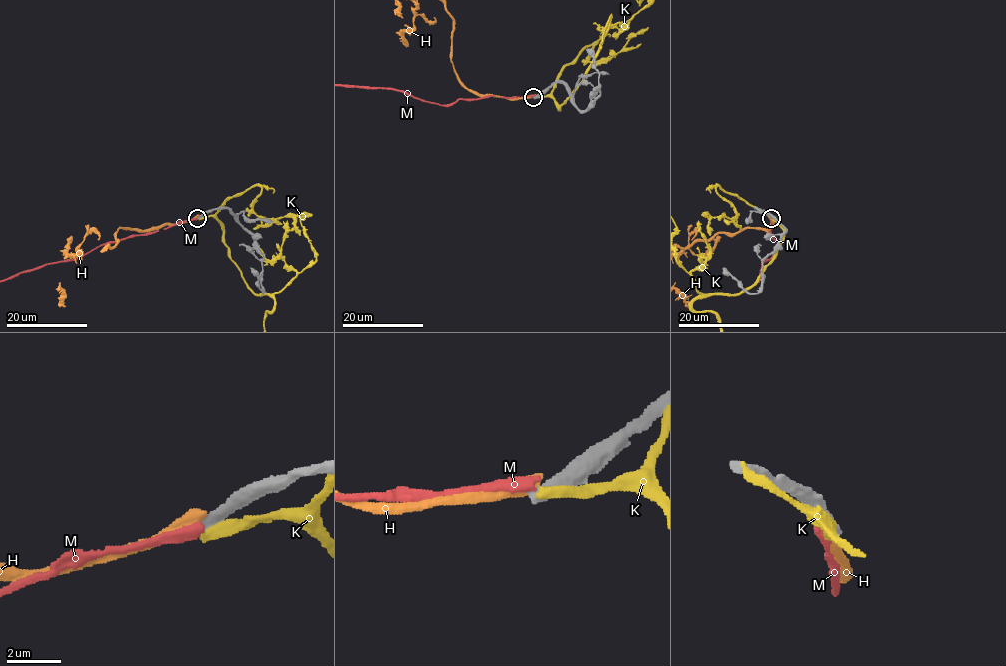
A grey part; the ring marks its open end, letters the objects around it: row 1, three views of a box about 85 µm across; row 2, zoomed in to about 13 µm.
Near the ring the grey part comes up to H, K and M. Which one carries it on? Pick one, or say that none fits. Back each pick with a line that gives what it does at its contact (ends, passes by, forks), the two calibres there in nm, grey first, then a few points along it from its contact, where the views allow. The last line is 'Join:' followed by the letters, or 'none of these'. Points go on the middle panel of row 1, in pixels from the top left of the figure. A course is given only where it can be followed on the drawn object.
Join: none of these

